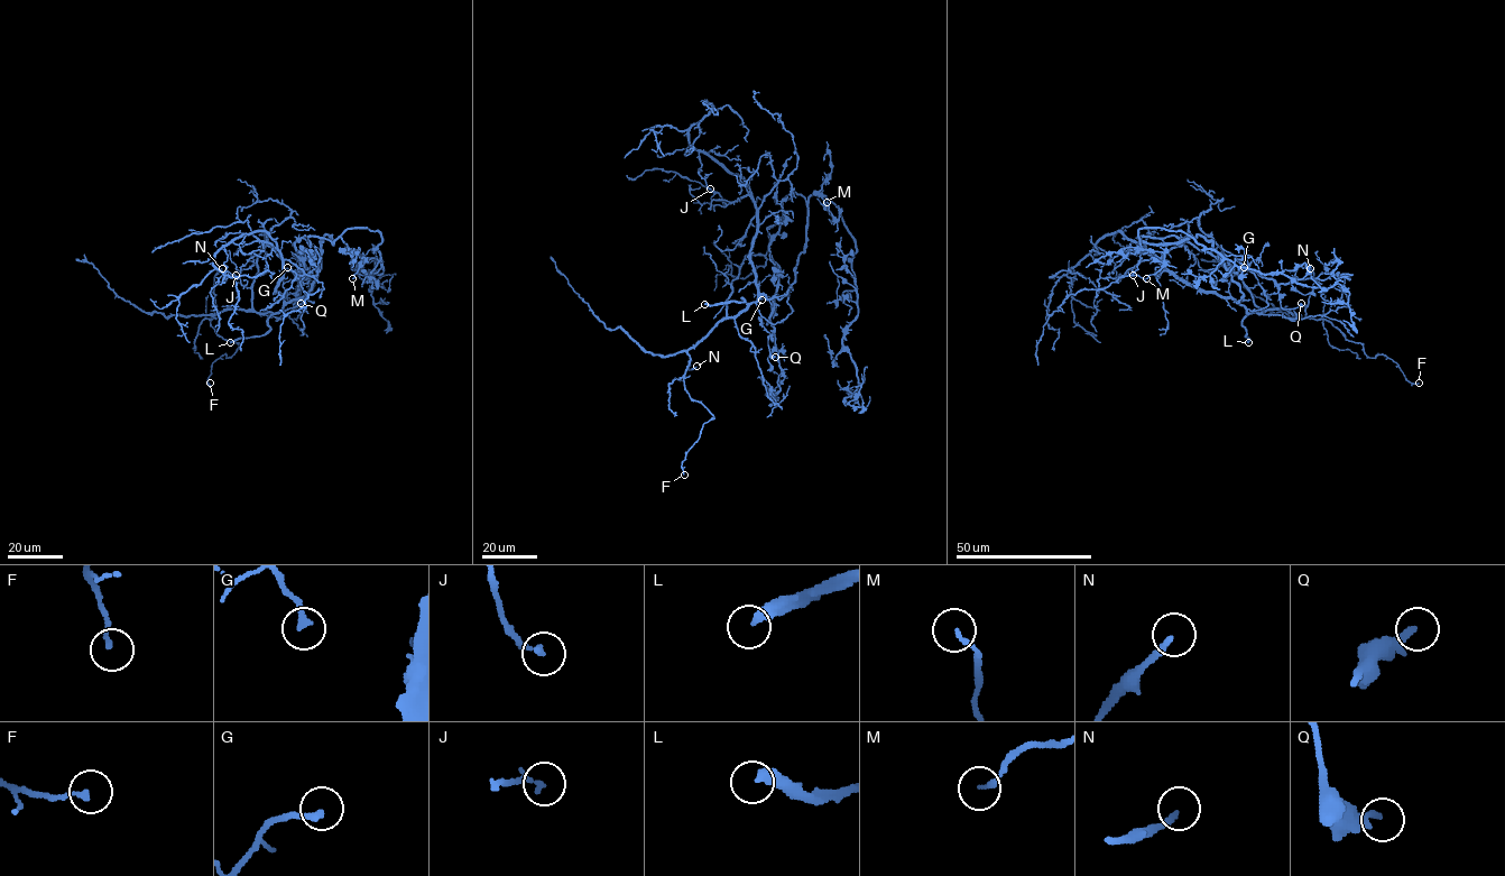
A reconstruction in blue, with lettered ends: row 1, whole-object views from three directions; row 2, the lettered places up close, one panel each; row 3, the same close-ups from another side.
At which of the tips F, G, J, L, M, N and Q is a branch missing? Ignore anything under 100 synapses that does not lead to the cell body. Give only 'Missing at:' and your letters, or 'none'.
Missing at: L

